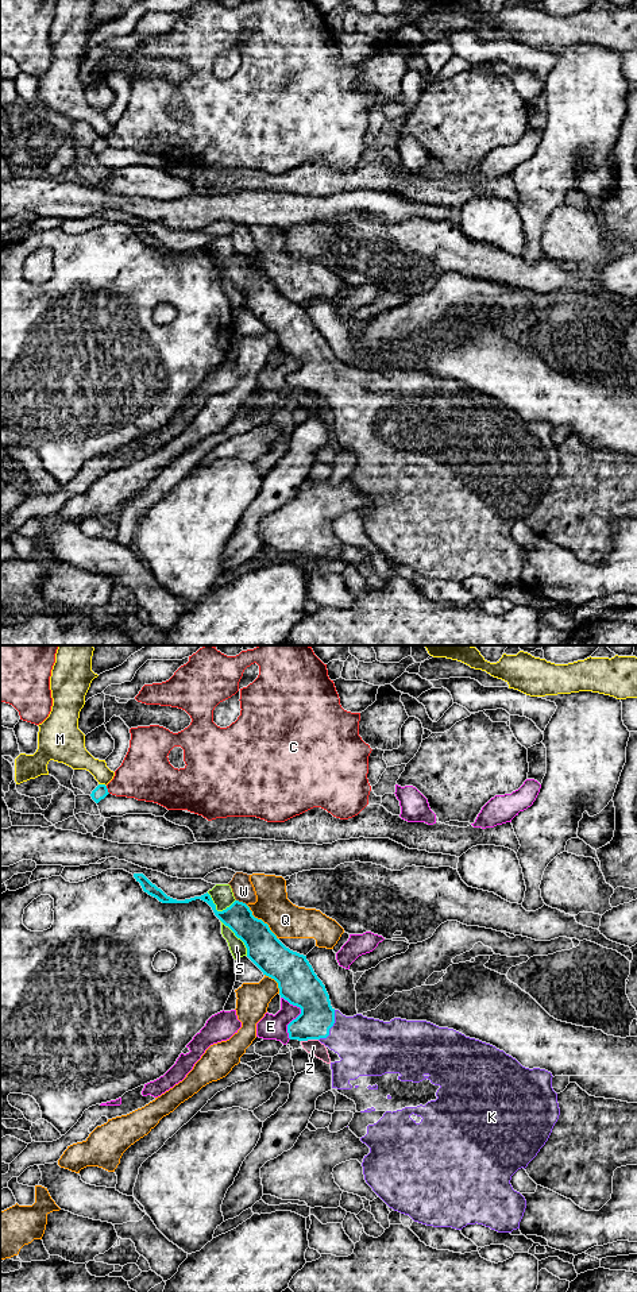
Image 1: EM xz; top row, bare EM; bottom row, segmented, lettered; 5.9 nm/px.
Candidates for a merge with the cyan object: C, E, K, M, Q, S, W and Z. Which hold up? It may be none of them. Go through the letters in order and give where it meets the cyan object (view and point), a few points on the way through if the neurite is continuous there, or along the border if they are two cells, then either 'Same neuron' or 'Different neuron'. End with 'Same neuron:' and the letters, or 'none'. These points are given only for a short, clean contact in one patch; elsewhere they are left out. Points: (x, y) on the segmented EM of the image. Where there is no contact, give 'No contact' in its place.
C: Touches cyan at xz (107, 790). Different neuron
E: Touches cyan at xz (300, 1014). Boundary: xz (281, 997), (300, 1009), (300, 1013), (288, 1025), (289, 1038). Different neuron
K: Touches cyan at xz (331, 1026). Path across: xz (308, 992), (316, 1011), (331, 1026), (367, 1046). Same neuron
M: Touches cyan at xz (103, 785). Different neuron
Q: Touches cyan at xz (261, 920). Different neuron
S: Touches cyan at xz (238, 937). Different neuron
W: Touches cyan at xz (242, 902). Boundary: xz (236, 899), (246, 905). Different neuron
Z: Touches cyan at xz (309, 1038). Boundary: xz (317, 1038), (301, 1041). Different neuron
Same neuron: K

